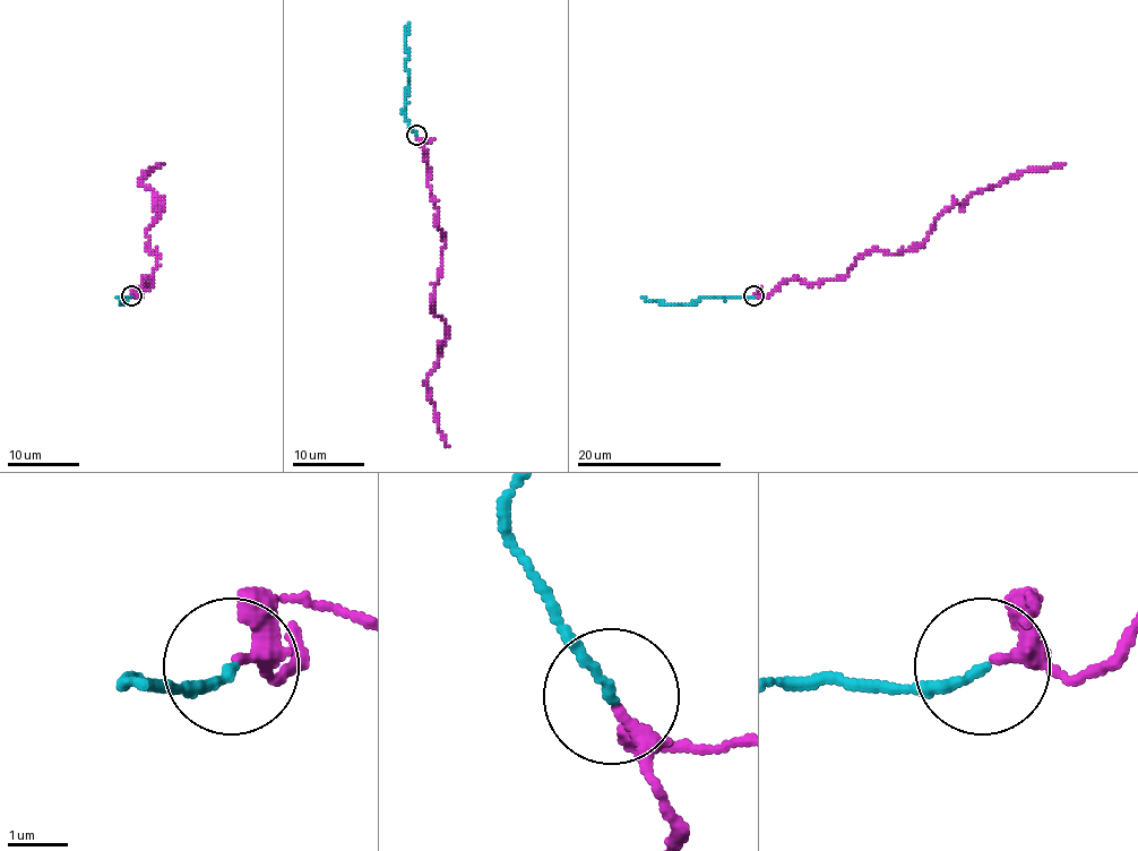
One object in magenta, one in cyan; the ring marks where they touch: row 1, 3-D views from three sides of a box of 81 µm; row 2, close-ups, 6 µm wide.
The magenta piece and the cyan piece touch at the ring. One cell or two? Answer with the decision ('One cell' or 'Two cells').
One cell

